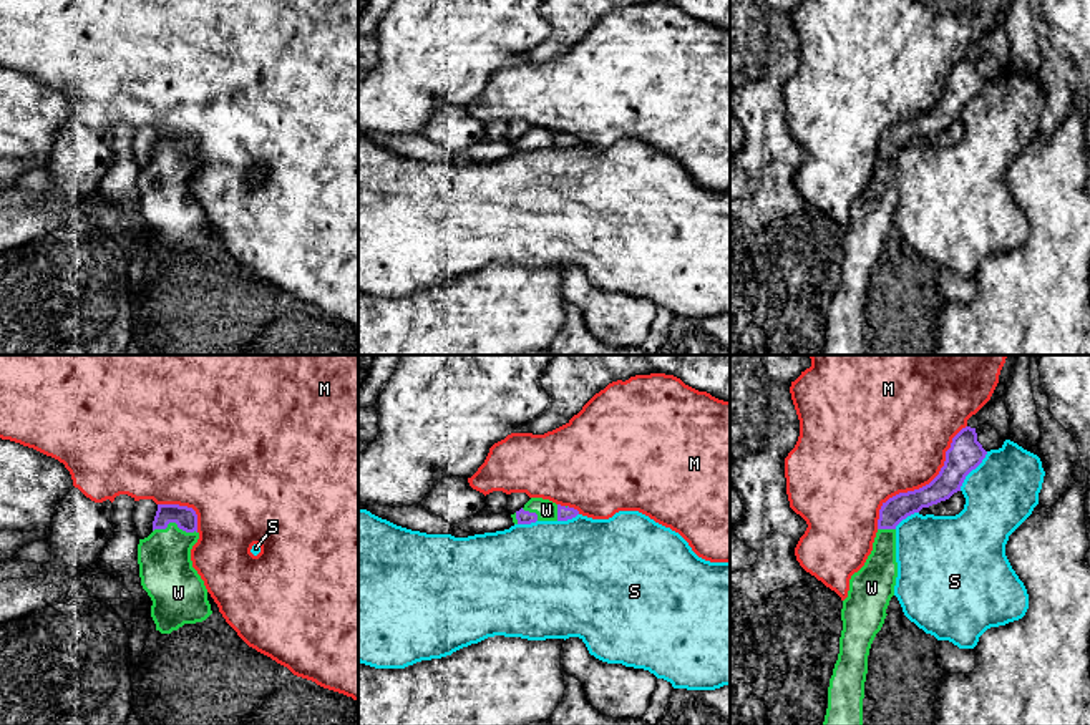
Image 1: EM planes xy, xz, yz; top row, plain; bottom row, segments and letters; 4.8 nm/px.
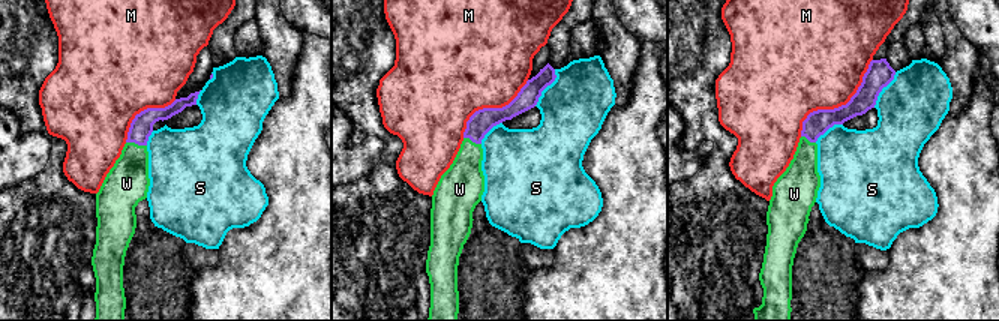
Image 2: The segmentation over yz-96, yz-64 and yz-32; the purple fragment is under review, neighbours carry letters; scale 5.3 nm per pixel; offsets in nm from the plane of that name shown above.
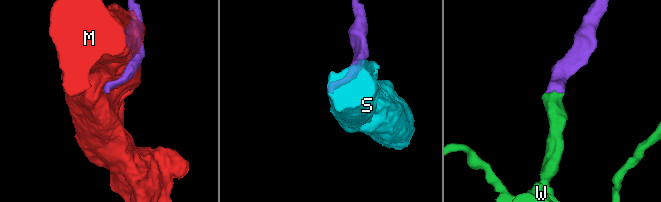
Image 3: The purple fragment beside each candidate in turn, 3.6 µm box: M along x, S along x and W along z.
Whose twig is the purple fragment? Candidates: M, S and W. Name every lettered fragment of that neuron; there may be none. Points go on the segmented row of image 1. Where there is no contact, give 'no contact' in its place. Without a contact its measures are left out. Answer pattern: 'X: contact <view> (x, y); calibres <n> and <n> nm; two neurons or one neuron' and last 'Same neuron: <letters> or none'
M: contact yz (923, 486); calibres 160 and 480 nm; two neurons
S: contact yz (971, 470); calibres 170 and 360 nm; two neurons
W: contact xy (175, 521); calibres 110 and 260 nm; one neuron
Same neuron: W

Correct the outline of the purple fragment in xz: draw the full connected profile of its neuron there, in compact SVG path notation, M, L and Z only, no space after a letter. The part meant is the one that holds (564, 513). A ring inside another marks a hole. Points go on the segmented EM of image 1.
M531 498L519 511L511 514L514 524L531 524L536 521L567 521L579 514L577 509L556 504L549 499Z

